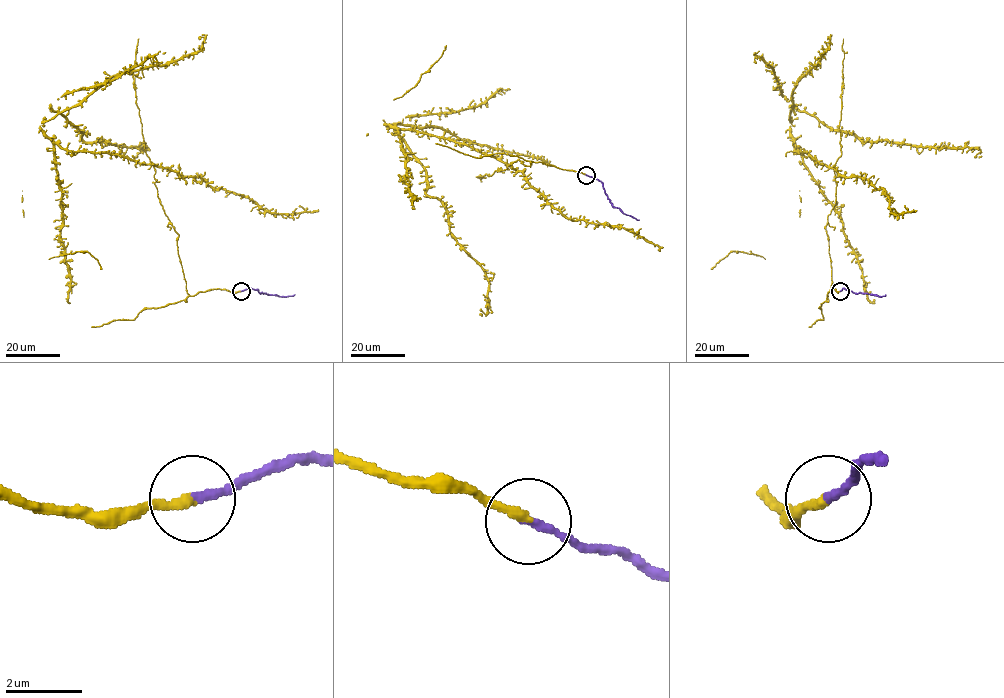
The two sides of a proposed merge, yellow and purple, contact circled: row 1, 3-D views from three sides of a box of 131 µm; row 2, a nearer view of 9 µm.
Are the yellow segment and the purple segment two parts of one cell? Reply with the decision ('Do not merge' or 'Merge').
Merge

